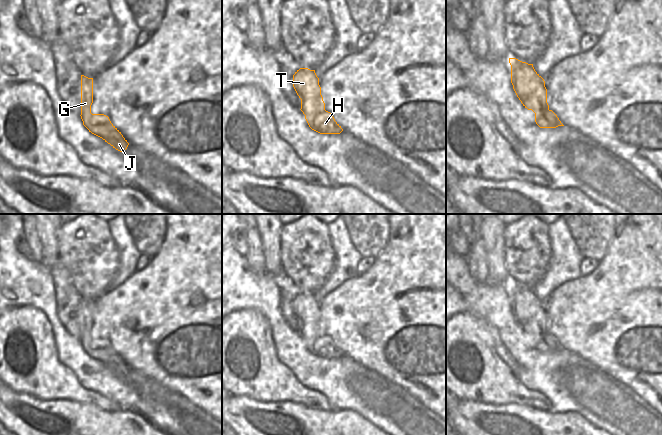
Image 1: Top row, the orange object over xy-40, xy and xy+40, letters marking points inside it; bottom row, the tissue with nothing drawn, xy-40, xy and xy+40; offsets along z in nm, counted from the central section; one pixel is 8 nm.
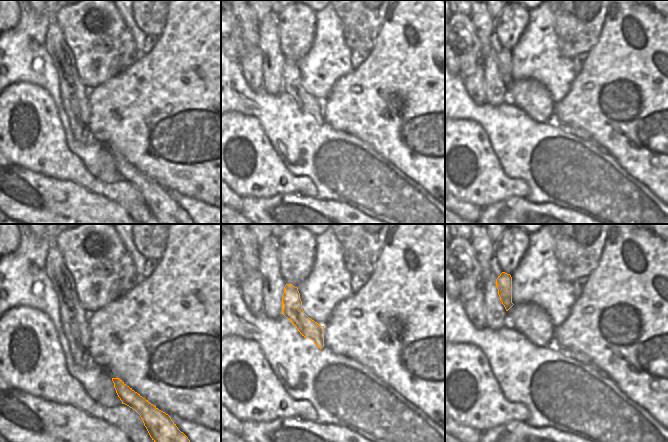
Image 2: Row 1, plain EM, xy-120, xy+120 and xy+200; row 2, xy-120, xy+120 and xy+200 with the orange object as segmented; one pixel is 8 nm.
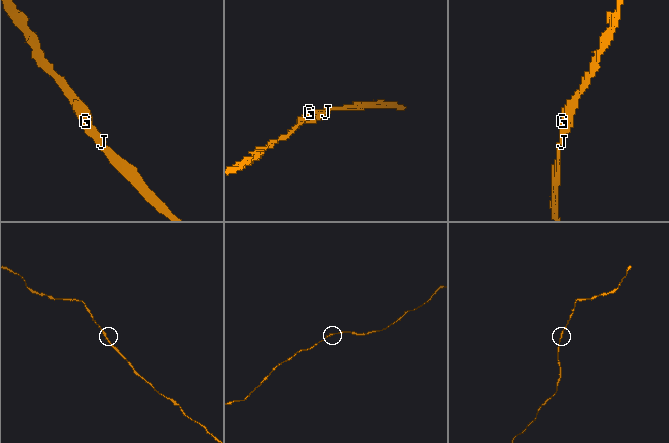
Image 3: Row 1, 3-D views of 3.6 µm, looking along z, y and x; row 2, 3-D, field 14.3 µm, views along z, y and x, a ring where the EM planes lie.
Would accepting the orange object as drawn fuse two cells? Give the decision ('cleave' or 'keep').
keep

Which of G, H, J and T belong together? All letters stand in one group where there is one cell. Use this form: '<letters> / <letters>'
G H J T

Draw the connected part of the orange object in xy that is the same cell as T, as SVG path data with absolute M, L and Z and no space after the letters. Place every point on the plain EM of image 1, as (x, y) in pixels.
M300 292L293 299L293 311L301 323L301 335L309 351L320 358L340 358L343 353L325 334L319 302L315 294Z

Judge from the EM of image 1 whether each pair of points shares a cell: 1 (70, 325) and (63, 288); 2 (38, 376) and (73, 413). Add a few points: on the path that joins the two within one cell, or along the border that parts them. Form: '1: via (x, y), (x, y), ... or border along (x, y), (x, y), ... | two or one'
1: via (68, 316), (67, 297) | one
2: border along (38, 398), (71, 399), (84, 404) | two

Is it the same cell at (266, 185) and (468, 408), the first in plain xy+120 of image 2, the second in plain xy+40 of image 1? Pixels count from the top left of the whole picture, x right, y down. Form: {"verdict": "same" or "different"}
{"verdict": "different"}

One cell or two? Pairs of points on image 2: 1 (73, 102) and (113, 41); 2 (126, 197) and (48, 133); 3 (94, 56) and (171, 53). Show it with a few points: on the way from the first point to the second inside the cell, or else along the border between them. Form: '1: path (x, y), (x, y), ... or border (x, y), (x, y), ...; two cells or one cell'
1: border (75, 63), (77, 76), (88, 89); two cells
2: path (104, 189), (88, 182), (61, 155); one cell
3: border (143, 54), (124, 69); two cells

